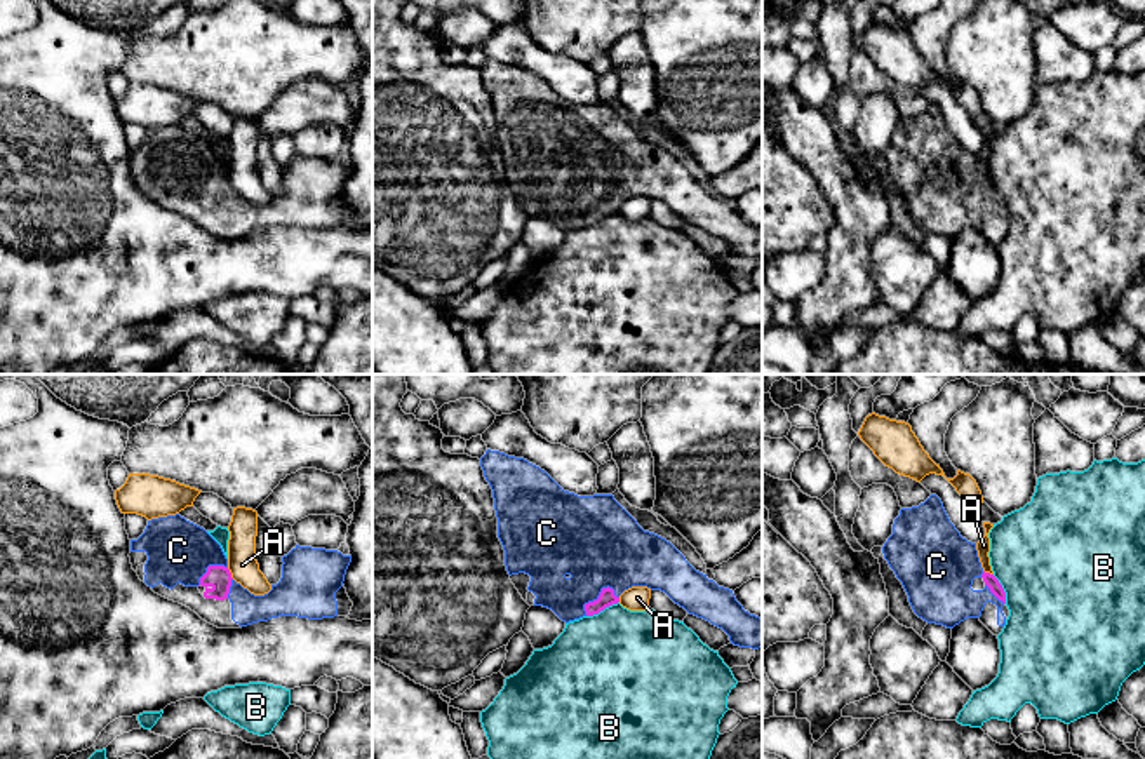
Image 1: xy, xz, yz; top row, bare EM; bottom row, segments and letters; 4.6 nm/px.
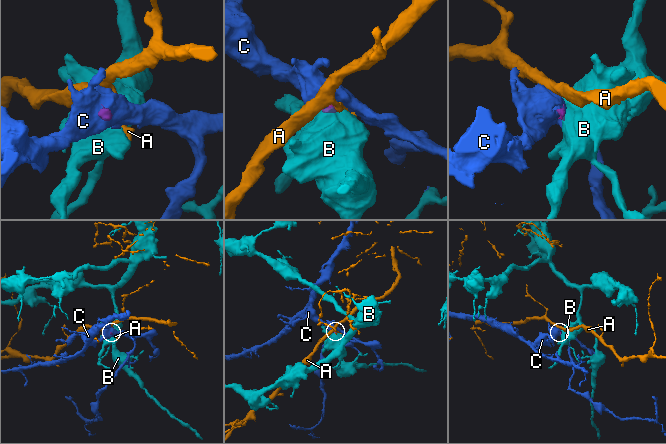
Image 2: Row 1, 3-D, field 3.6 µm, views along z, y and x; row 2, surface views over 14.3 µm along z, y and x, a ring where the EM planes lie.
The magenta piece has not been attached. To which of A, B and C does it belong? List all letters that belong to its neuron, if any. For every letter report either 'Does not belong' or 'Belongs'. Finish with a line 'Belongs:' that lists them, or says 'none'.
A: Does not belong
B: Does not belong
C: Belongs
Belongs: C

